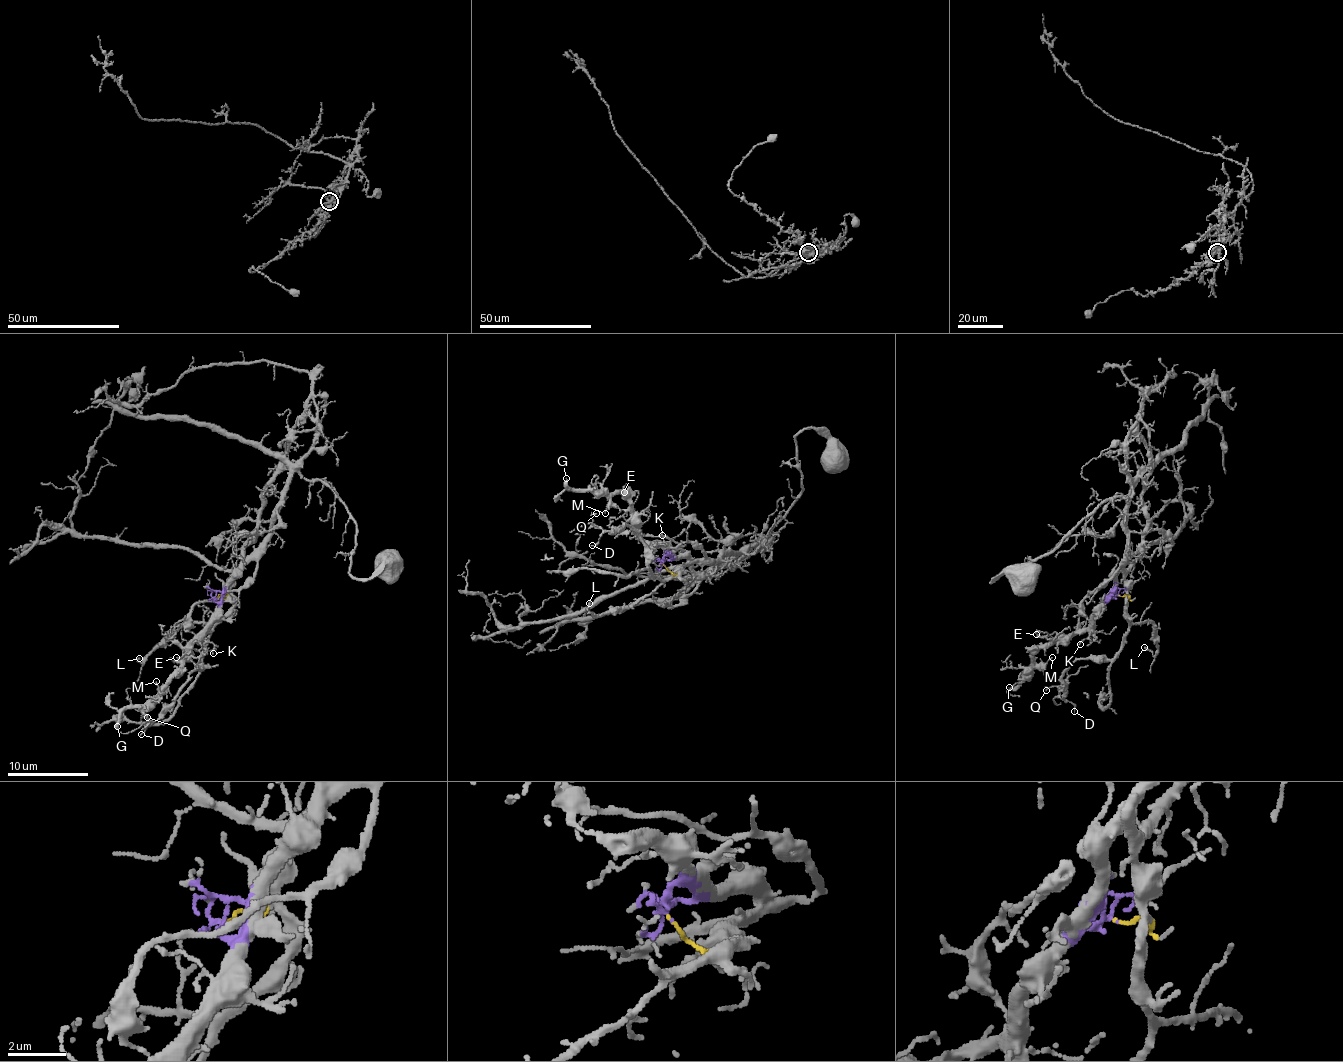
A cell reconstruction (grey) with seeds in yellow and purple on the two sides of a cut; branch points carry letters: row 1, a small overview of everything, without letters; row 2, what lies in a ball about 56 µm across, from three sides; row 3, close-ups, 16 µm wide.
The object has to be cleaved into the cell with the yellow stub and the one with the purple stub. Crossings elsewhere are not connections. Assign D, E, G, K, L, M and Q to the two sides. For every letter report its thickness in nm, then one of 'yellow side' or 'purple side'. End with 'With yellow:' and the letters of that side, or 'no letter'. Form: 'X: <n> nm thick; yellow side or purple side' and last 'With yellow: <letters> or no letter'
D: 100 nm thick; yellow side
E: 100 nm thick; purple side
G: 280 nm thick; purple side
K: 120 nm thick; purple side
L: 160 nm thick; yellow side
M: 90 nm thick; purple side
Q: 110 nm thick; yellow side
With yellow: D, L, Q

